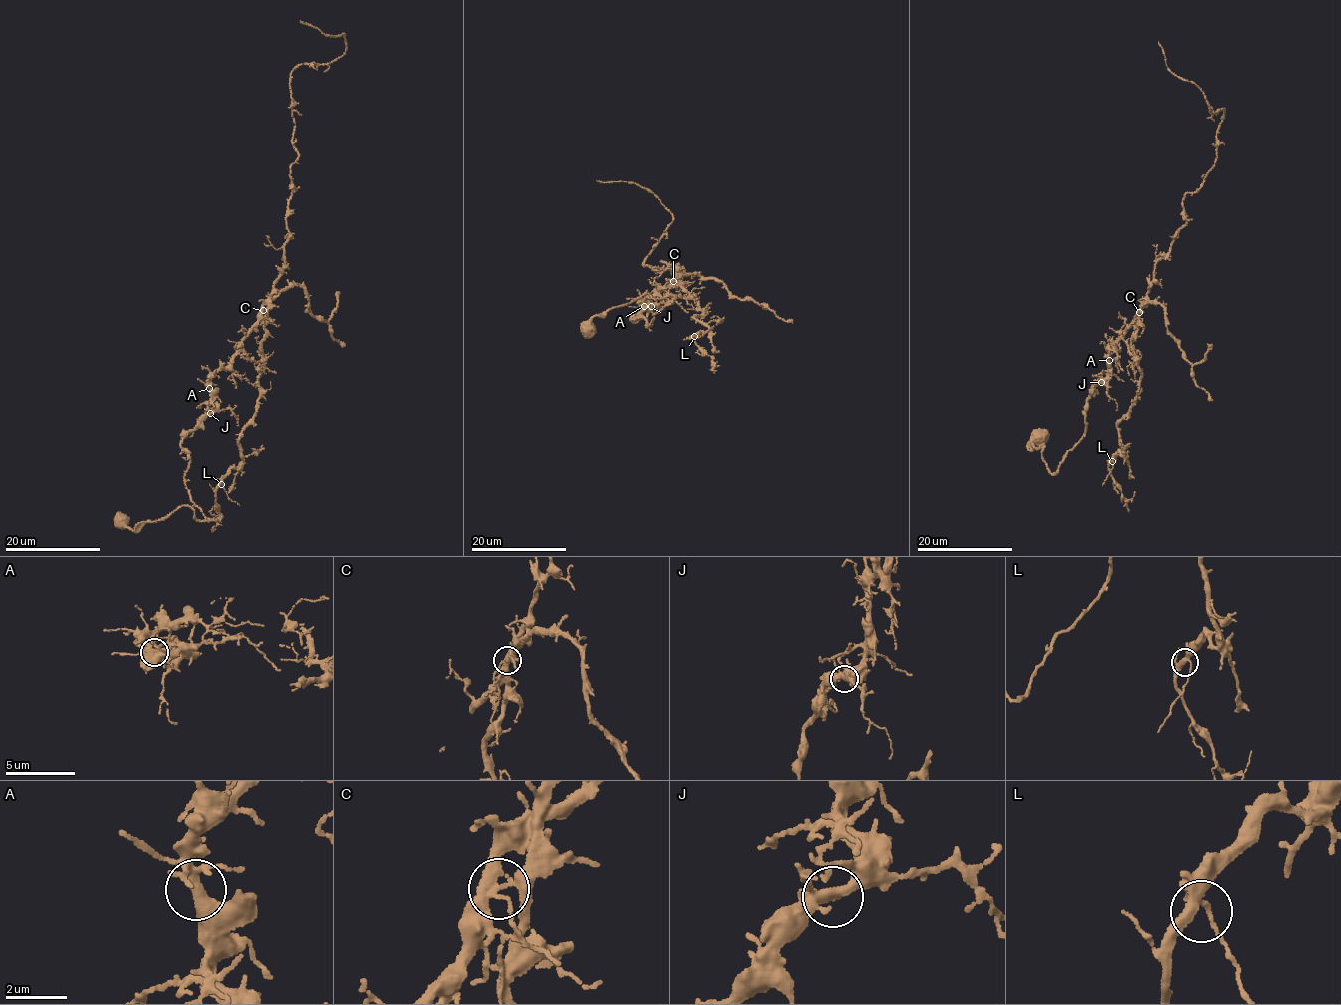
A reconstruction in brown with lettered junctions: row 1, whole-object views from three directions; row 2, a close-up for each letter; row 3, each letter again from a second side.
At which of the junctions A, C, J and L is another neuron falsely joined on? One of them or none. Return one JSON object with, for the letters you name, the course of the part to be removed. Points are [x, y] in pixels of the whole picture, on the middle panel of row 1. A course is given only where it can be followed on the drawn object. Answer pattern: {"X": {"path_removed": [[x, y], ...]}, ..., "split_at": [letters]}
{"C": {"path_removed": [[673, 281], [674, 264], [642, 264], [673, 217], [634, 183], [597, 180]]}, "split_at": ["C"]}

